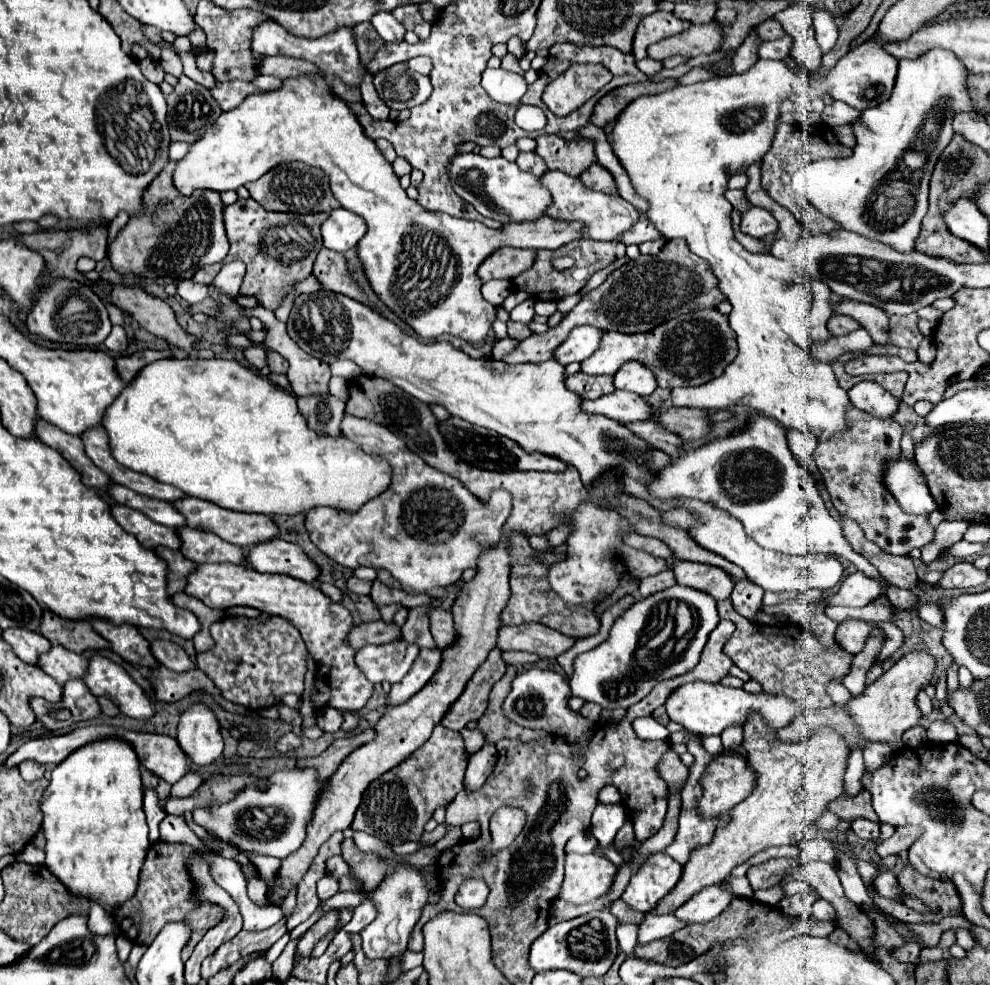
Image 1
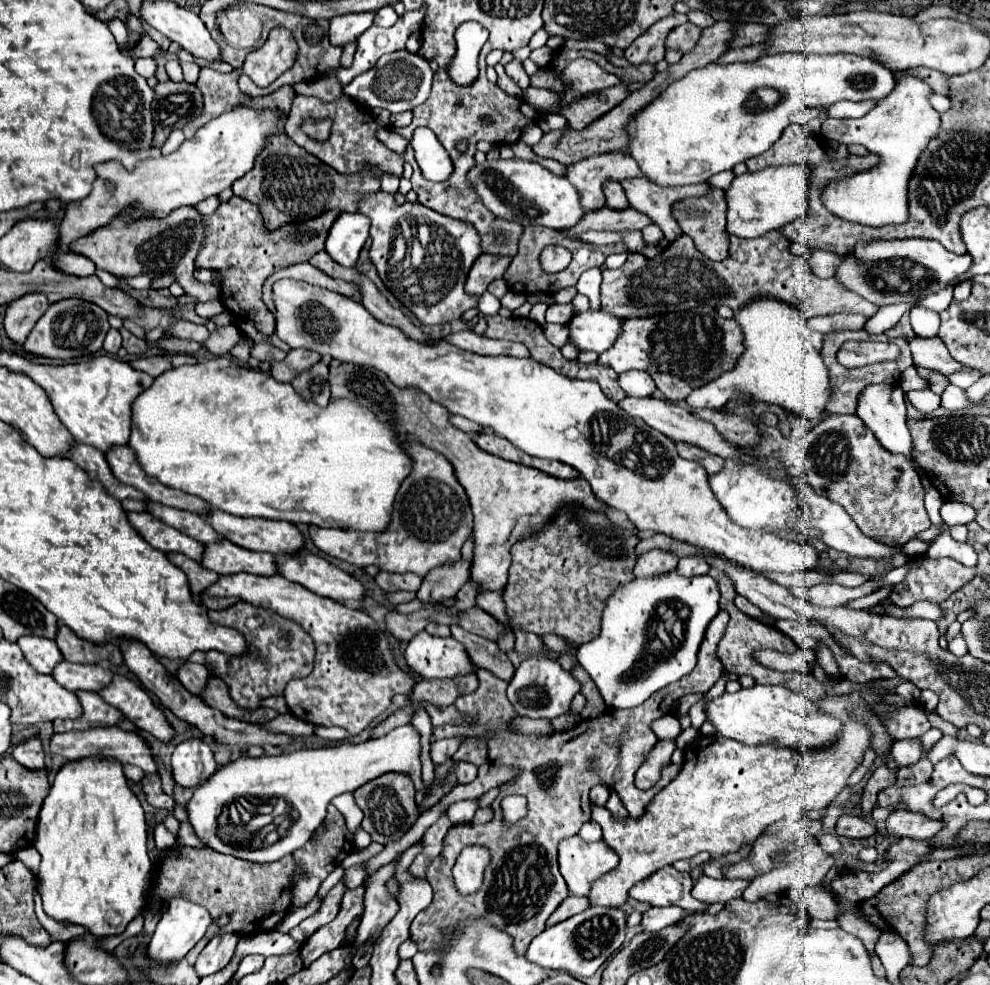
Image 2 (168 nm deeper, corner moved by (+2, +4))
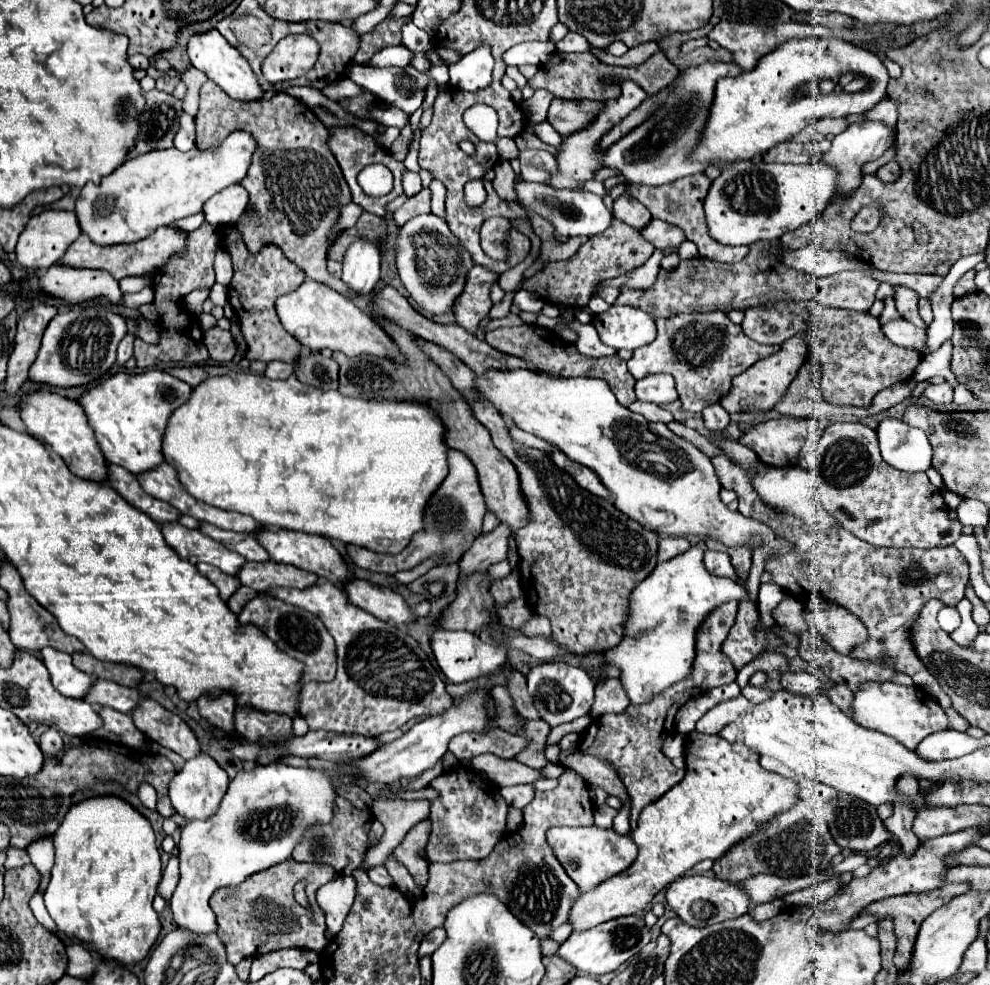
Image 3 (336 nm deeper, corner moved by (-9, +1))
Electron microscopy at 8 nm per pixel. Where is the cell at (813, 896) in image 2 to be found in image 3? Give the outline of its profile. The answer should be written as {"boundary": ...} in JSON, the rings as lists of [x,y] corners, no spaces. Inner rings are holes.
{"boundary":[[[947,883],[939,889],[933,889],[933,891],[925,891],[925,893],[909,893],[909,895],[897,895],[897,897],[889,897],[889,899],[881,899],[877,903],[871,903],[865,911],[867,913],[877,913],[879,919],[883,917],[893,917],[893,923],[895,923],[895,935],[897,935],[897,951],[895,951],[895,965],[897,969],[905,967],[905,963],[909,963],[909,955],[913,953],[913,939],[917,937],[917,931],[923,923],[925,917],[929,917],[935,909],[939,909],[941,905],[949,903],[953,897],[957,895],[963,895],[967,893],[969,889],[969,883]]]}

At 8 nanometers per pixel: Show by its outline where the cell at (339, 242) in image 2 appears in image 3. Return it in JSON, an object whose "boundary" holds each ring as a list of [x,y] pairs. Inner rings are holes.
{"boundary":[[[363,239],[351,243],[343,261],[341,279],[355,297],[369,295],[379,281],[379,249]]]}

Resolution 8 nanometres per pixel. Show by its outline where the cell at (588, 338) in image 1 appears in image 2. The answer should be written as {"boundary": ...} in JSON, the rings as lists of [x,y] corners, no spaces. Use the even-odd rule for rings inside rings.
{"boundary":[[[588,310],[576,314],[568,322],[568,330],[570,330],[570,342],[580,352],[588,350],[600,354],[608,350],[618,338],[618,332],[622,330],[622,320],[600,310]]]}

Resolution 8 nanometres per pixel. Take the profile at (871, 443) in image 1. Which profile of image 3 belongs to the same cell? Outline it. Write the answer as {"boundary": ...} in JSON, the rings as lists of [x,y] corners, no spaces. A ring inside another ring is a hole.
{"boundary":[[[833,423],[825,429],[823,437],[819,439],[819,445],[799,457],[799,465],[803,461],[803,469],[811,473],[817,497],[821,507],[847,531],[857,535],[859,539],[877,545],[877,547],[947,547],[953,545],[963,525],[959,519],[949,517],[949,507],[945,505],[941,491],[929,481],[925,473],[901,473],[893,467],[889,467],[881,453],[877,443],[877,433],[861,423]]]}

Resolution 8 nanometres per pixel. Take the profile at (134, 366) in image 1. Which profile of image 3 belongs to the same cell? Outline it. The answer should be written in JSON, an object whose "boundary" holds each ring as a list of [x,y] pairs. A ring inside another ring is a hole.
{"boundary":[[[201,365],[173,367],[173,369],[167,369],[167,373],[171,373],[173,377],[179,377],[179,379],[185,379],[185,383],[189,383],[191,387],[197,387],[199,383],[203,383],[209,377],[209,373],[205,371],[205,367],[201,367]]]}

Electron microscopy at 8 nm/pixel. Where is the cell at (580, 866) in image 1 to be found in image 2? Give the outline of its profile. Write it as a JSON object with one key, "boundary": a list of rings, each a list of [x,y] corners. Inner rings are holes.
{"boundary":[[[570,836],[558,846],[560,872],[572,896],[588,896],[592,882],[618,864],[618,854],[602,840],[586,844],[578,836]]]}

